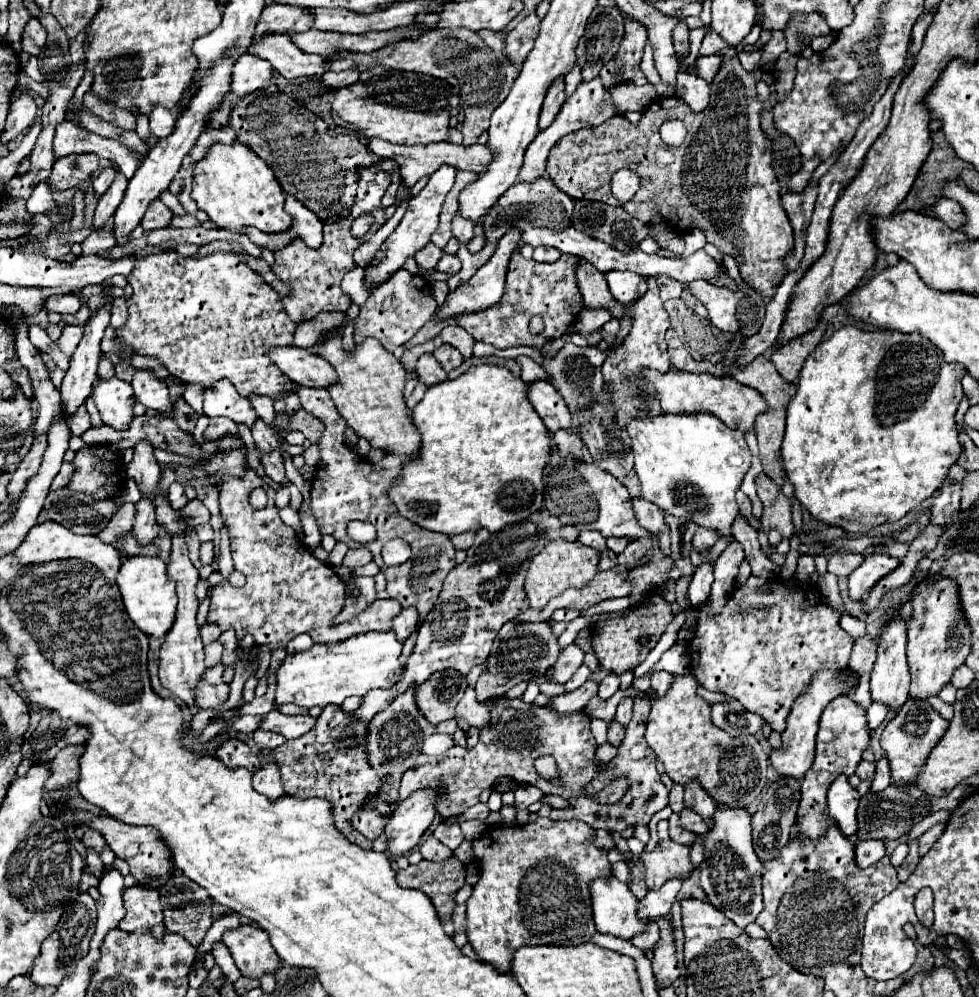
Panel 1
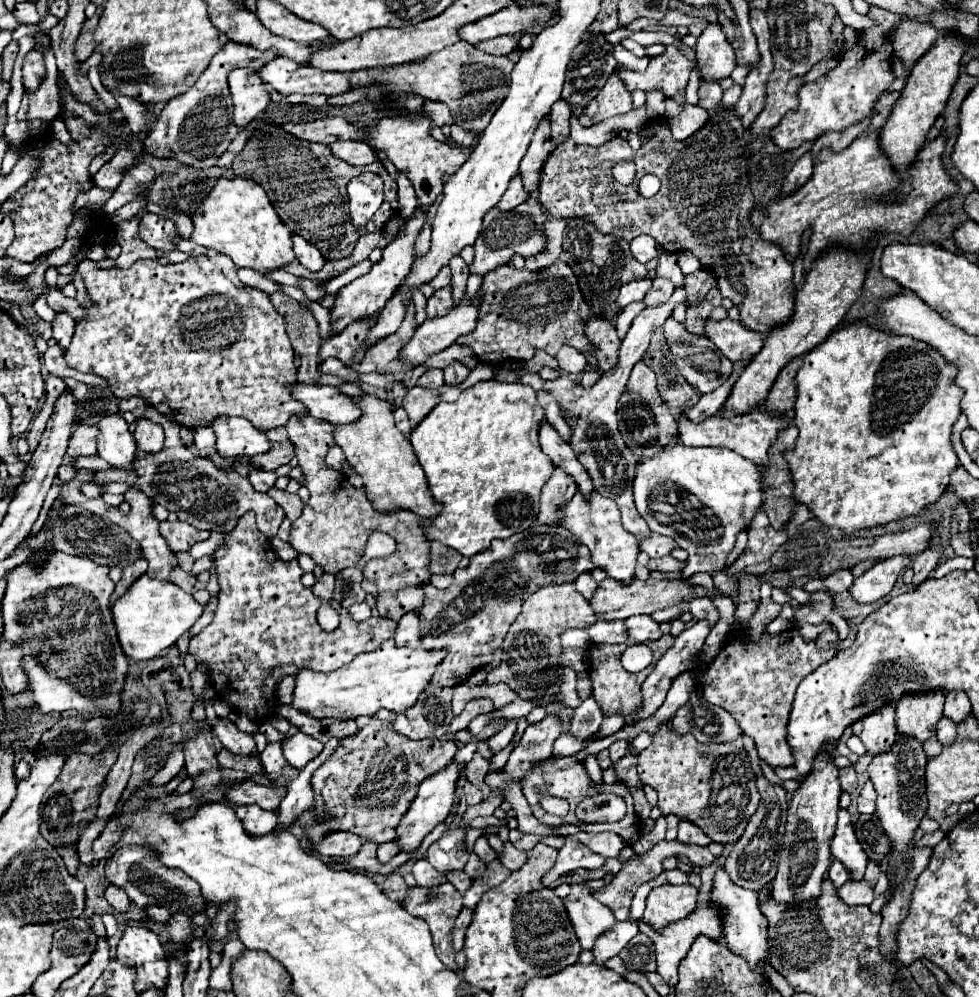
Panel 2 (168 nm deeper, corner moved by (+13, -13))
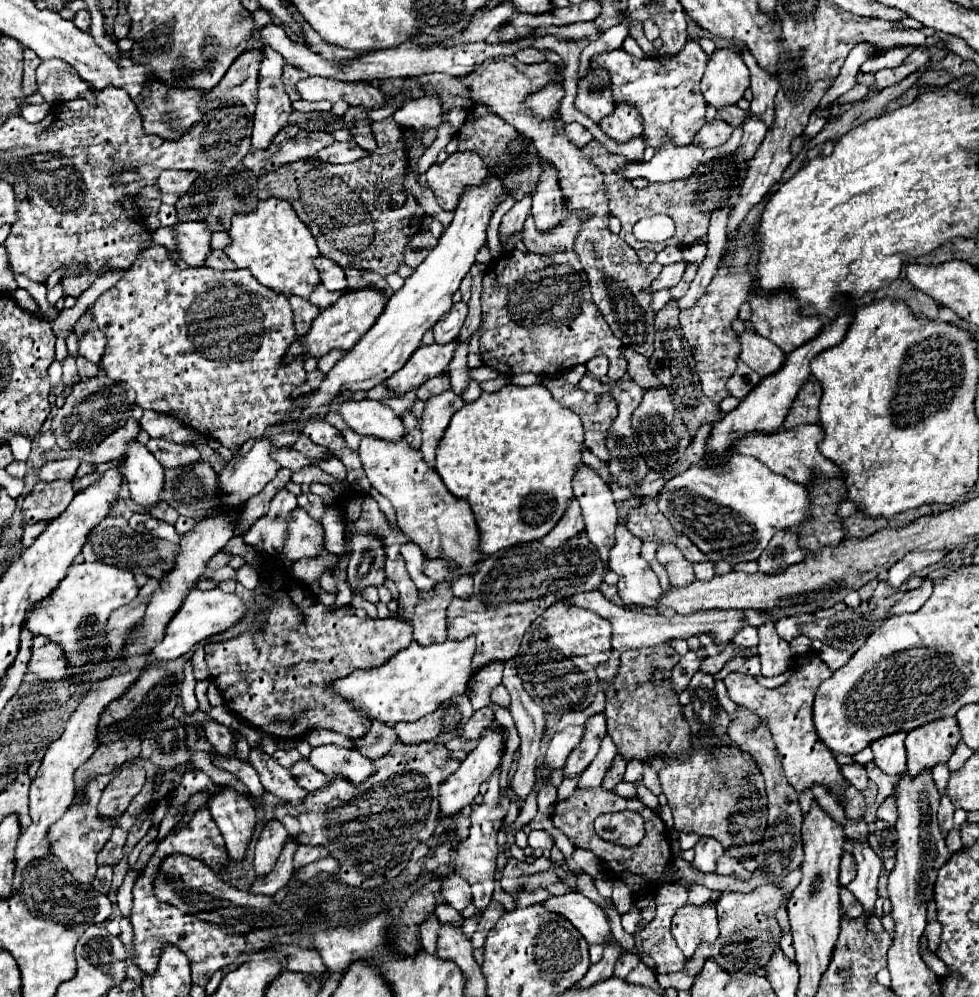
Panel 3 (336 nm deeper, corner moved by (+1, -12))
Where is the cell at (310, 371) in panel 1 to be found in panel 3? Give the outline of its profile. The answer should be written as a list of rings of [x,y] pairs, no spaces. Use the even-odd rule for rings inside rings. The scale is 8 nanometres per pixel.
[[[346,401],[340,405],[340,415],[358,433],[386,441],[398,441],[406,435],[402,419],[380,401]]]

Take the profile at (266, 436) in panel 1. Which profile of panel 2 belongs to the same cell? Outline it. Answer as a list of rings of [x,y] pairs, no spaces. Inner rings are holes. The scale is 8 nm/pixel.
[[[250,468],[248,480],[254,488],[260,488],[260,492],[266,492],[268,488],[274,486],[276,474],[274,472],[264,472],[264,468]]]

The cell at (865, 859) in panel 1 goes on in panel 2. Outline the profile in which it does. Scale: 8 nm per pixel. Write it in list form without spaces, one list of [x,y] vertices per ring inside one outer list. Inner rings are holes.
[[[832,860],[832,864],[830,864],[830,870],[828,870],[828,878],[840,888],[842,884],[846,884],[848,880],[850,880],[850,870],[842,864],[842,862],[838,862],[838,860]]]

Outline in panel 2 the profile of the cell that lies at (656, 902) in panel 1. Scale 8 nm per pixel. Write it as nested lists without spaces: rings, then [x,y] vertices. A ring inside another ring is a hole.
[[[624,920],[624,922],[616,922],[610,930],[606,930],[598,942],[594,944],[592,952],[594,952],[594,962],[596,964],[604,964],[608,958],[616,956],[628,942],[632,936],[638,934],[638,922],[636,920]]]

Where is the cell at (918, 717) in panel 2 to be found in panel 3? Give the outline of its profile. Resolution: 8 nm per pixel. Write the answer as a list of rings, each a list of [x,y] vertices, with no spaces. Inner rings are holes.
[[[954,717],[932,721],[906,735],[908,775],[920,775],[940,763],[948,763],[954,747],[960,743],[960,729]]]

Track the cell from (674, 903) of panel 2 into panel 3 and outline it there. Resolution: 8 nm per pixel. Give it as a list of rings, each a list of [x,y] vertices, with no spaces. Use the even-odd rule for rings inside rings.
[[[714,903],[706,907],[684,905],[672,919],[672,935],[686,959],[692,959],[700,943],[714,943],[718,937],[718,919]]]

